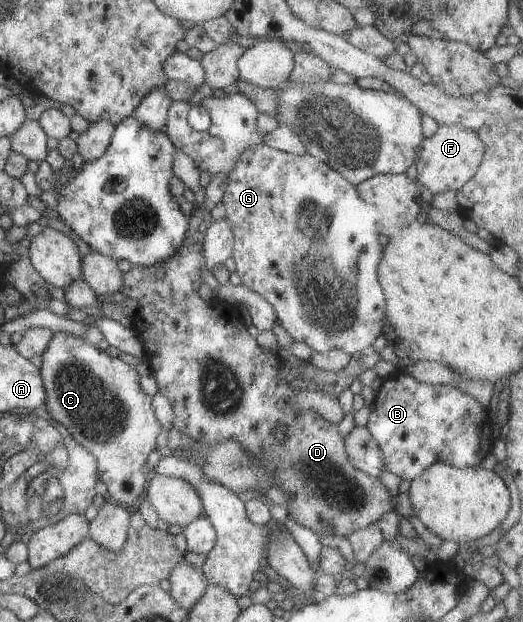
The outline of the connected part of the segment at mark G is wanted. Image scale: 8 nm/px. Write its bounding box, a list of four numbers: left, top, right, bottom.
[222,145,385,355]

